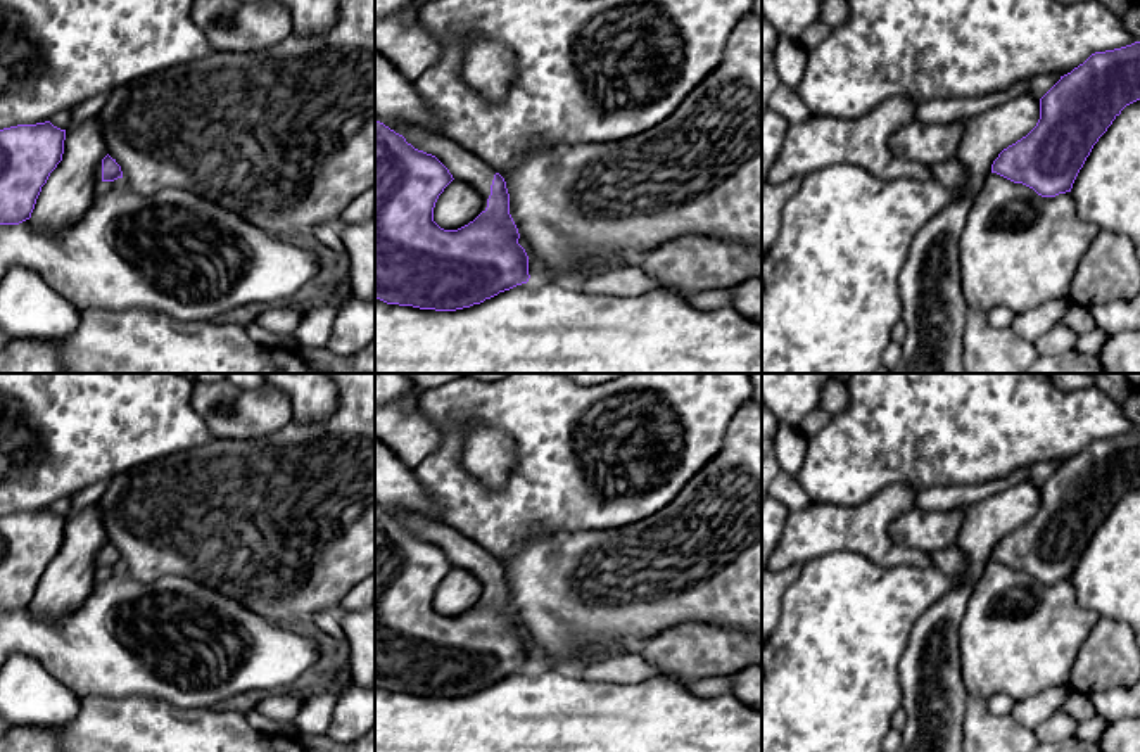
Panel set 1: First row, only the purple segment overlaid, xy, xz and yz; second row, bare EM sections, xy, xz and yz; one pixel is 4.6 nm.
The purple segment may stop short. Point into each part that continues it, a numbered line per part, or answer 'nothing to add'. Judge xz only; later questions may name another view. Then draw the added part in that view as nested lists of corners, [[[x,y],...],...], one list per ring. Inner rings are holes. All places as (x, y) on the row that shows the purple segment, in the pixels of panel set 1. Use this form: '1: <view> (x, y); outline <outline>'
1: xz (463, 165); outline [[[375,116],[375,121],[383,123],[396,133],[402,135],[415,149],[435,156],[456,180],[473,185],[484,197],[482,211],[487,207],[491,185],[497,173],[485,164],[478,156],[466,150],[463,145],[453,142],[444,133],[428,131],[418,126],[404,124],[401,121],[387,121]]]

